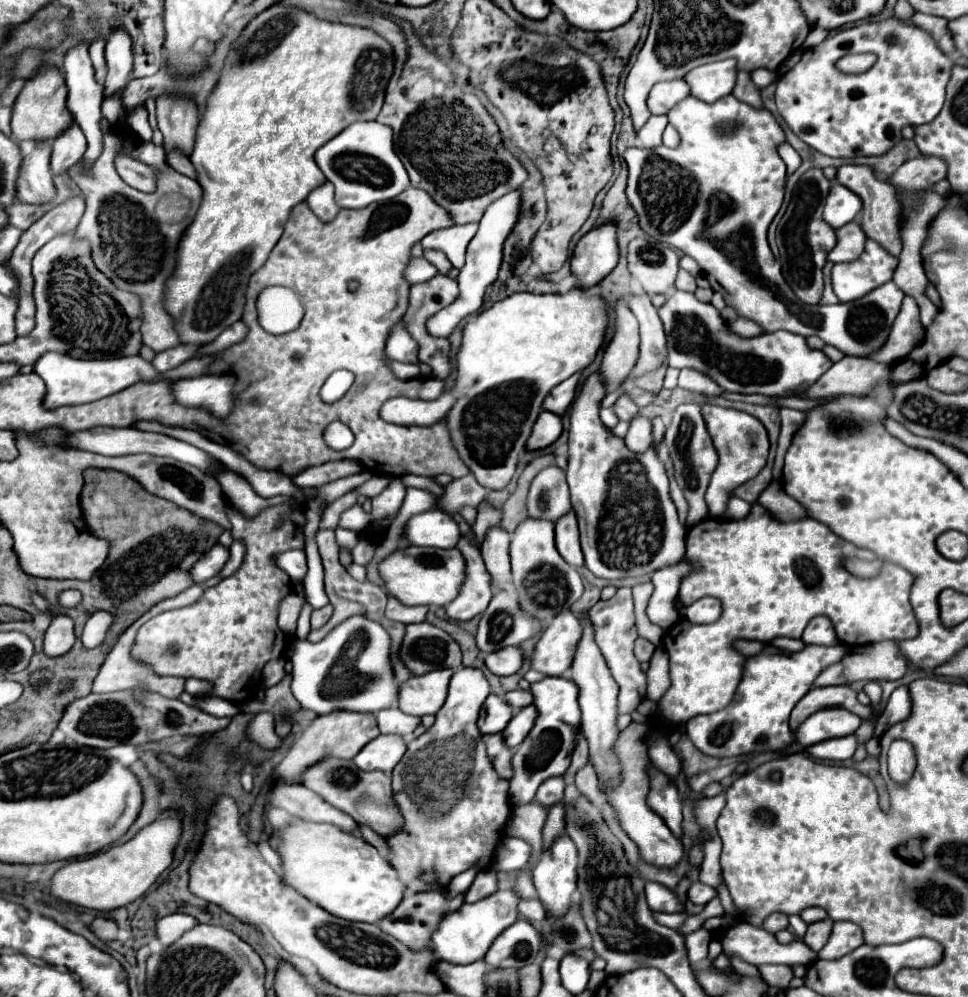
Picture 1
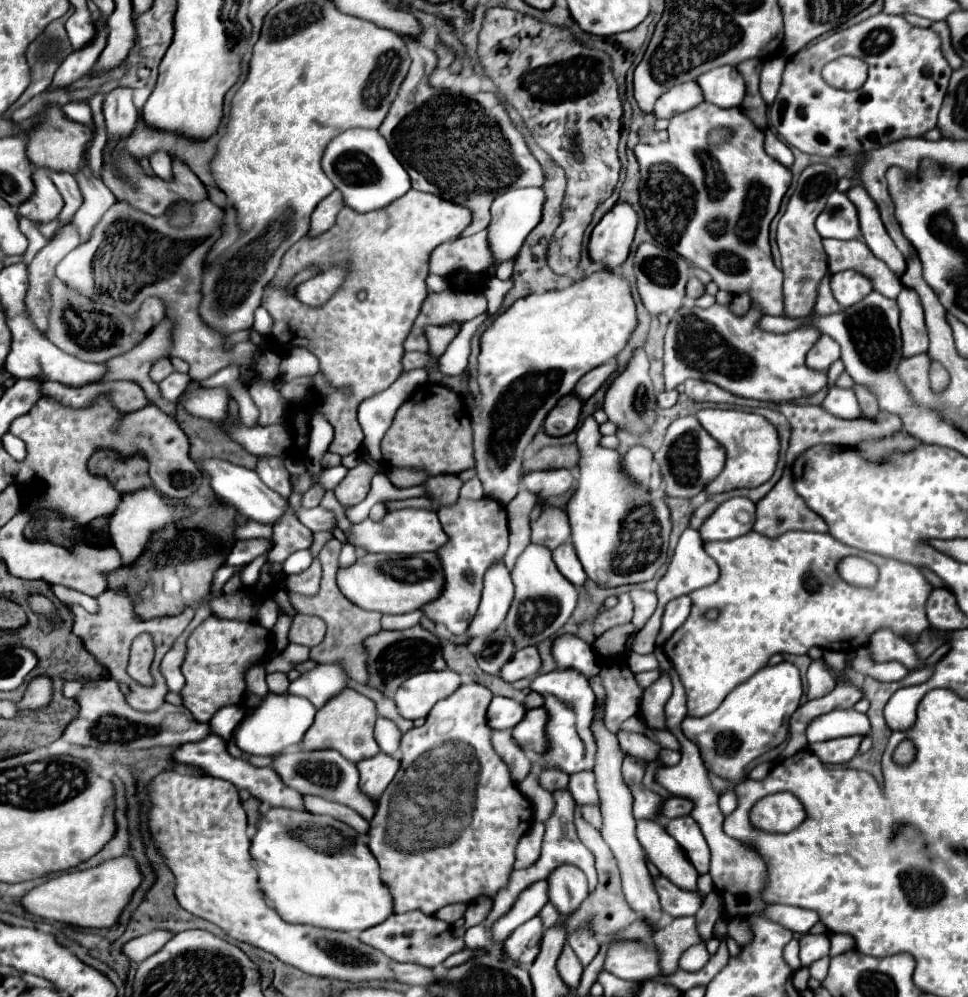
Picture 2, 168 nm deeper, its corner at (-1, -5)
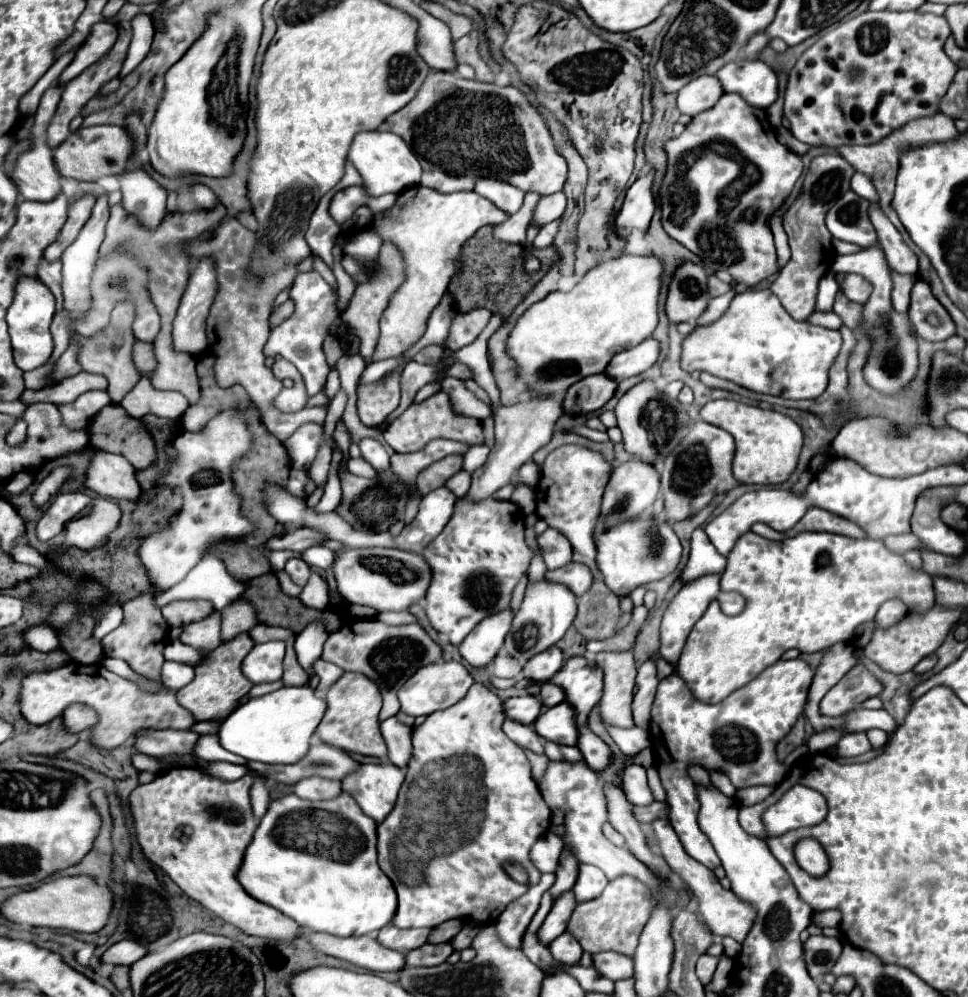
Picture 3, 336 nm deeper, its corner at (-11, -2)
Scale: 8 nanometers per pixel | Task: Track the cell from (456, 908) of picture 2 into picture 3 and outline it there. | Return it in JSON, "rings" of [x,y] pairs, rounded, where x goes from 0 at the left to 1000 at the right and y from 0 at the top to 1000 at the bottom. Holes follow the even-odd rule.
{"rings":[[[475,922],[461,924],[461,926],[457,926],[457,928],[452,928],[452,930],[448,930],[448,932],[444,934],[442,944],[444,944],[444,946],[463,946],[477,930],[479,930],[479,924],[475,924]]]}

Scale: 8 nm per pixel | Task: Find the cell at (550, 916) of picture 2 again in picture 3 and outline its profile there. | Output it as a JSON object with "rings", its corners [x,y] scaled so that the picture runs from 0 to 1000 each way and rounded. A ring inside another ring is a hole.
{"rings":[[[640,878],[626,888],[626,892],[620,900],[597,906],[597,910],[591,916],[591,922],[587,926],[587,934],[591,934],[591,938],[595,938],[597,946],[601,948],[601,954],[607,954],[612,958],[620,956],[620,954],[636,954],[636,956],[653,960],[659,950],[659,940],[661,940],[665,928],[669,926],[671,916],[678,908],[680,908],[680,904],[676,902],[676,898],[667,886],[653,882],[651,878]]]}

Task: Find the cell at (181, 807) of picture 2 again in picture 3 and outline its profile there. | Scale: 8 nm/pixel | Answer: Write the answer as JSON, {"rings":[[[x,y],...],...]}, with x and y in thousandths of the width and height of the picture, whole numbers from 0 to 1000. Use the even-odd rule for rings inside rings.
{"rings":[[[178,769],[165,775],[159,783],[143,787],[134,795],[132,805],[138,821],[140,844],[147,850],[147,856],[153,864],[163,868],[196,902],[209,906],[213,912],[217,912],[233,926],[240,926],[252,936],[262,940],[306,944],[306,938],[310,938],[308,928],[302,922],[295,922],[289,914],[260,902],[244,884],[244,874],[248,872],[248,864],[264,831],[264,823],[260,821],[262,817],[258,809],[258,789],[260,789],[260,777],[252,777],[244,783],[229,783],[217,779],[205,769]]]}

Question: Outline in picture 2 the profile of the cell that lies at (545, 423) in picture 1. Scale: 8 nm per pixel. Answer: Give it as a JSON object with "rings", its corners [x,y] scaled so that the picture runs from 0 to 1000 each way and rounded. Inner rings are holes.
{"rings":[[[591,395],[583,397],[568,411],[568,415],[564,417],[562,433],[566,437],[585,437],[585,435],[589,435],[595,429],[595,425],[597,425],[599,409],[601,409],[601,403],[597,399],[593,399]]]}

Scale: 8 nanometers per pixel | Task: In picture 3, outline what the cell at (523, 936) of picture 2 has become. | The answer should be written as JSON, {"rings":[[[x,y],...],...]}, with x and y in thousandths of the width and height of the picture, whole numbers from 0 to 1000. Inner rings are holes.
{"rings":[[[585,894],[579,900],[574,900],[570,914],[566,916],[566,922],[562,924],[562,930],[558,930],[558,944],[560,946],[566,948],[570,942],[574,942],[574,938],[581,938],[585,934],[589,918],[595,908],[597,908],[597,904],[591,894]]]}

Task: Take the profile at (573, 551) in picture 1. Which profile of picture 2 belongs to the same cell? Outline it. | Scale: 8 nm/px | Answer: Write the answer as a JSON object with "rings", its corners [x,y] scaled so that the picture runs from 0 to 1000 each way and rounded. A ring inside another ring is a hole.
{"rings":[[[583,544],[581,548],[576,548],[570,554],[572,566],[576,568],[576,572],[593,586],[593,588],[601,588],[605,582],[605,574],[601,572],[601,566],[597,564],[597,556],[593,552],[591,544]]]}

